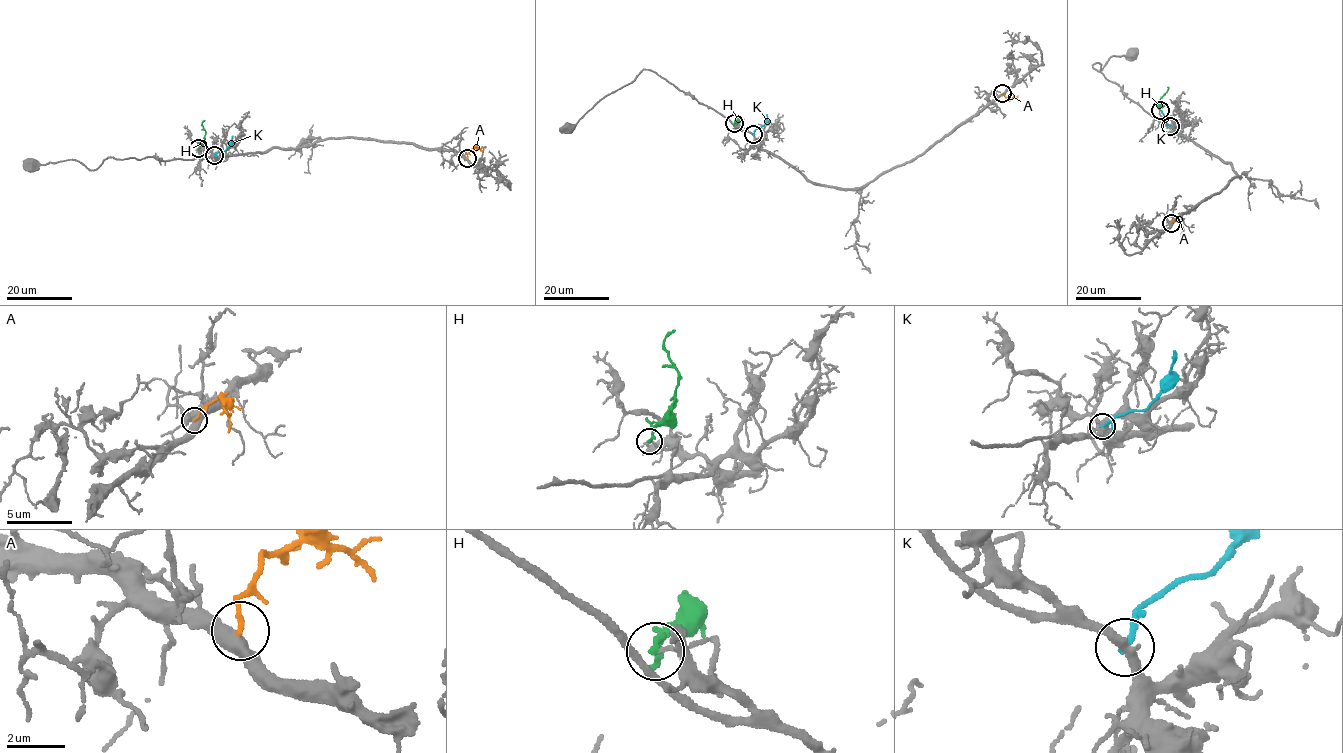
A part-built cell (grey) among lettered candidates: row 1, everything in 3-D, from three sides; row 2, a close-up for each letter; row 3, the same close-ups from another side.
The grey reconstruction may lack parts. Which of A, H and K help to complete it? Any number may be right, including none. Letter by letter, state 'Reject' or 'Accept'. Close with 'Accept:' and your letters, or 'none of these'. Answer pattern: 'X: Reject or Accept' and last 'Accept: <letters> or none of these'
A: Reject
H: Reject
K: Reject
Accept: none of these

